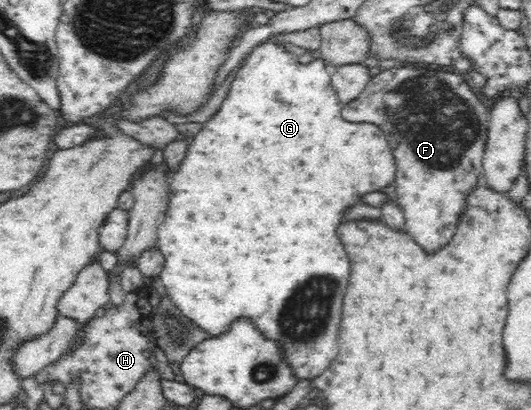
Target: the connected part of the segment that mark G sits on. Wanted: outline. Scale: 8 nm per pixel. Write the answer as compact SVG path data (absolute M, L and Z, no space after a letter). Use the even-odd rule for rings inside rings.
M265 41L259 43L246 56L245 62L235 74L234 81L229 86L226 98L215 116L203 124L197 134L191 138L185 158L178 170L169 178L170 196L168 208L164 216L164 222L158 230L159 251L165 257L163 270L160 272L160 287L166 289L177 308L190 318L197 326L201 327L209 336L223 334L229 325L241 316L255 323L255 326L265 337L277 341L281 349L285 350L283 359L291 365L291 371L299 379L314 379L331 364L331 360L337 356L337 332L341 322L341 306L343 306L343 294L349 282L349 257L341 246L335 230L341 224L343 212L358 204L357 200L363 194L380 192L385 186L394 184L396 166L389 148L389 142L381 128L377 124L367 122L347 122L341 118L342 105L330 77L331 69L326 66L323 59L300 59L289 52L283 43ZM309 278L325 278L325 282L307 282Z

